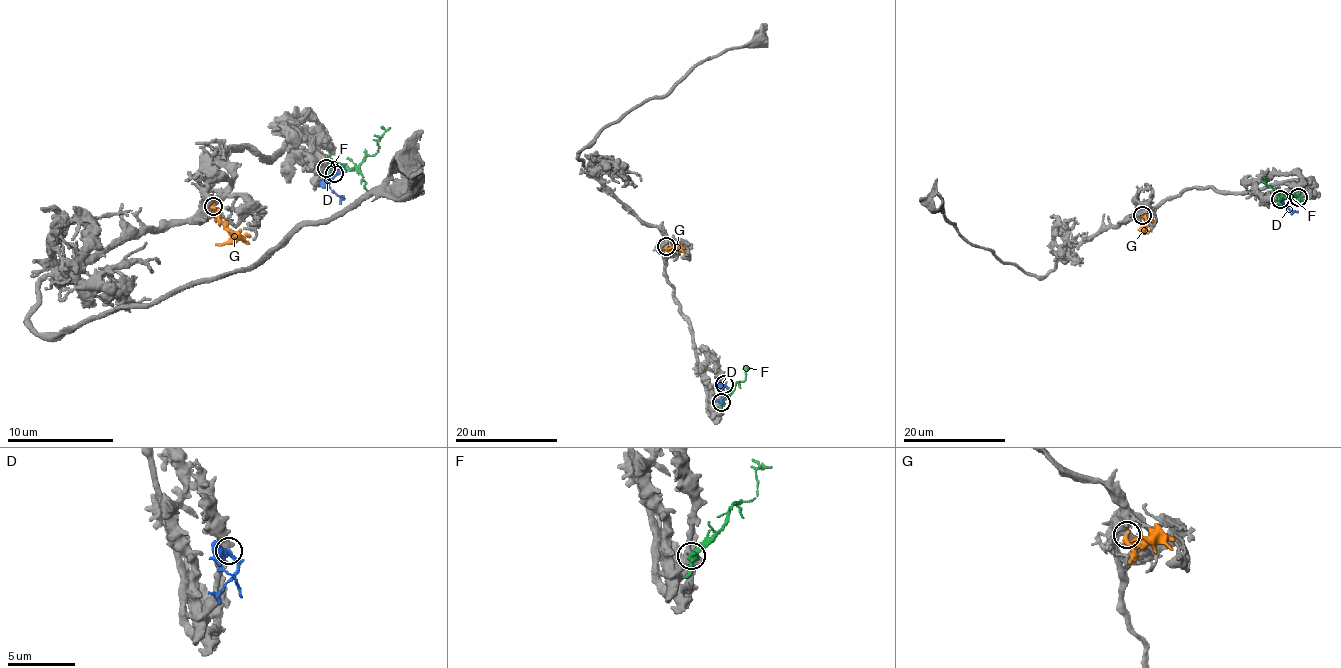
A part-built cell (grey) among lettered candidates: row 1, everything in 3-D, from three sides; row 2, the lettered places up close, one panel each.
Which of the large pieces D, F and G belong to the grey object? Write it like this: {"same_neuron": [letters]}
{"same_neuron": ["G"]}

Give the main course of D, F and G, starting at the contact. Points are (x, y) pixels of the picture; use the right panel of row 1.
D: (1280, 199), (1291, 210), (1298, 212)
F: (1298, 196), (1280, 196), (1265, 182), (1265, 177)
G: (1143, 216), (1148, 233)

